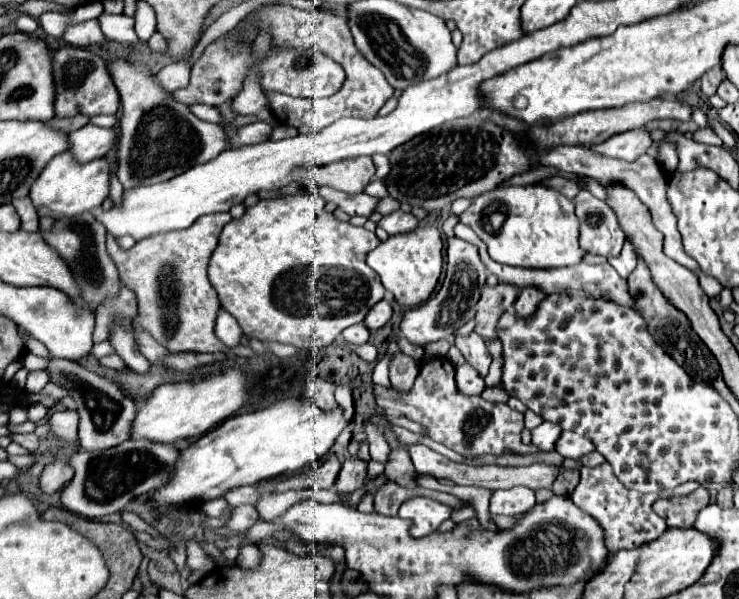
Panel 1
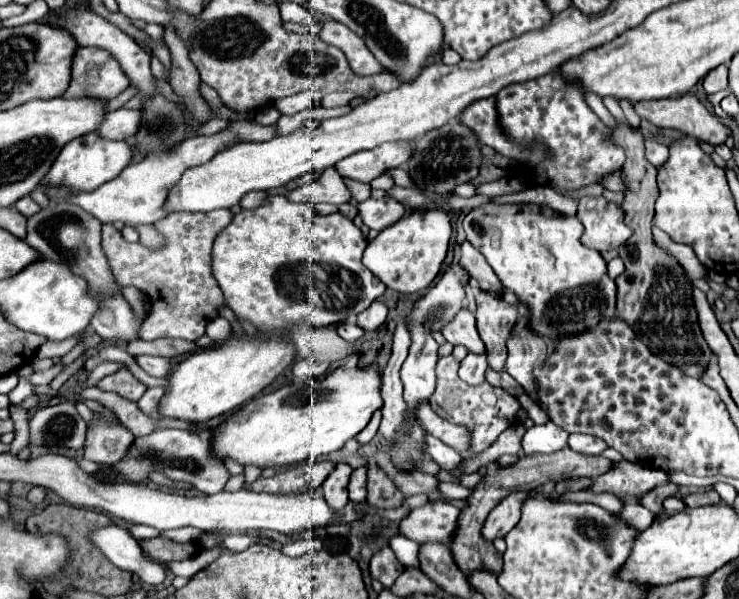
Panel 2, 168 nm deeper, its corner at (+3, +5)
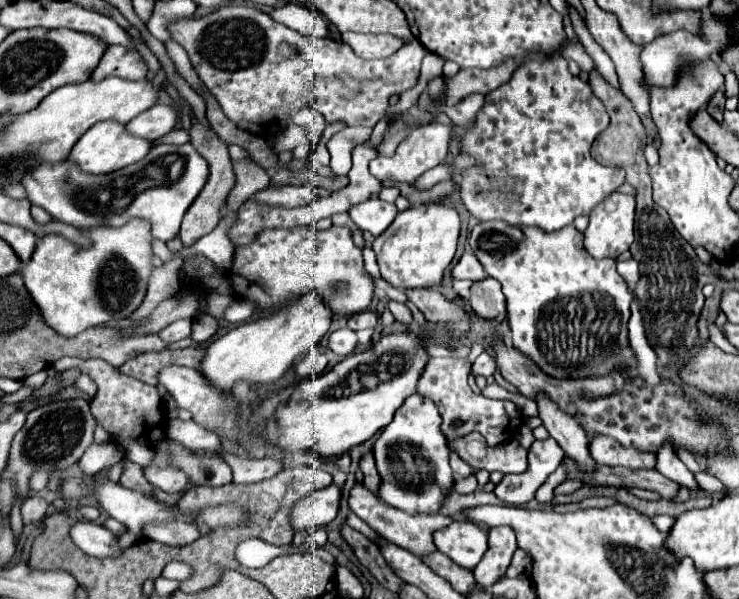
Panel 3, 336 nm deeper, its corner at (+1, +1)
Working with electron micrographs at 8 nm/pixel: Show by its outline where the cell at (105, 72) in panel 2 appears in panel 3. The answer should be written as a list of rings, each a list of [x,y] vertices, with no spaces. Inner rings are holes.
[[[113,45],[103,53],[97,69],[91,73],[91,81],[103,81],[107,77],[121,77],[125,81],[143,81],[147,65],[137,51]]]

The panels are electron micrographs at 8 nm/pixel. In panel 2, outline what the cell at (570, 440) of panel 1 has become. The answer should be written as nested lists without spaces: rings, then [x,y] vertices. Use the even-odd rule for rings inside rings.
[[[571,435],[569,437],[569,447],[577,453],[585,453],[585,455],[601,455],[607,445],[605,441],[593,437],[593,435]]]

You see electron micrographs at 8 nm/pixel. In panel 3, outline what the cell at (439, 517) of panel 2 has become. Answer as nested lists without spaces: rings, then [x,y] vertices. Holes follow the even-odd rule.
[[[453,521],[433,533],[435,547],[461,567],[473,569],[487,551],[487,533],[469,521]]]

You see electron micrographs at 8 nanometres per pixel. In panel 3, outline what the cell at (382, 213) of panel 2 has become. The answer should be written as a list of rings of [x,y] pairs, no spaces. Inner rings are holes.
[[[379,197],[367,199],[367,201],[363,201],[359,205],[353,205],[349,209],[349,217],[353,219],[353,223],[359,229],[369,231],[373,237],[381,235],[393,223],[393,219],[397,217],[397,213],[399,211],[397,211],[395,203],[381,201]]]

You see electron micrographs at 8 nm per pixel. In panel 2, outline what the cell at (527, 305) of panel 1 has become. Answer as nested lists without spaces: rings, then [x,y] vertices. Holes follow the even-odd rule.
[[[521,309],[521,321],[515,327],[515,337],[509,339],[509,357],[507,357],[507,373],[521,383],[521,387],[525,389],[525,393],[543,409],[545,405],[541,405],[541,401],[537,401],[537,381],[533,377],[533,371],[537,367],[541,367],[545,363],[547,357],[547,343],[537,335],[531,333],[531,329],[527,329],[527,319],[529,313],[527,309]]]

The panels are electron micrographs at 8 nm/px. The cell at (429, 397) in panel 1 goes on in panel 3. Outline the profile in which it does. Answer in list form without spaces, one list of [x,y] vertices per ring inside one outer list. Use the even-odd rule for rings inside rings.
[[[431,357],[421,379],[419,379],[419,393],[427,393],[435,405],[439,407],[439,413],[443,417],[441,431],[447,439],[461,437],[465,433],[479,431],[489,447],[495,447],[509,439],[517,427],[521,425],[521,413],[511,401],[499,401],[499,399],[487,399],[481,393],[475,393],[469,385],[469,359],[457,359],[457,357]]]

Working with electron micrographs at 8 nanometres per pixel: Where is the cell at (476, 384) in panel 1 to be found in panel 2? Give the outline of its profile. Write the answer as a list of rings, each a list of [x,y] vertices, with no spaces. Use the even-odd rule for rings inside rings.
[[[469,353],[463,361],[461,361],[461,369],[459,369],[459,377],[469,383],[469,385],[479,385],[485,381],[485,371],[487,371],[487,357],[483,355],[473,355]]]

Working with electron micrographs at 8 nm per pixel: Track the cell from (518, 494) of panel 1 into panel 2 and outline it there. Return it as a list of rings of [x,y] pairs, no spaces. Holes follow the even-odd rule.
[[[523,491],[519,493],[511,493],[509,497],[505,497],[497,509],[493,509],[487,519],[485,519],[485,525],[481,529],[481,535],[493,543],[495,539],[503,539],[505,533],[509,533],[509,529],[513,529],[519,521],[519,515],[521,515],[521,503],[527,499],[527,495]]]

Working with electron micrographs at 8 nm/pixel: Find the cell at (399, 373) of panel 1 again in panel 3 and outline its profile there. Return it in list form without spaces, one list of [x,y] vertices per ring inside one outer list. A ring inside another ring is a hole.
[[[469,433],[461,439],[449,441],[447,445],[473,469],[485,469],[489,473],[523,473],[523,469],[527,469],[527,451],[519,445],[517,439],[509,439],[497,447],[487,447],[479,433]]]

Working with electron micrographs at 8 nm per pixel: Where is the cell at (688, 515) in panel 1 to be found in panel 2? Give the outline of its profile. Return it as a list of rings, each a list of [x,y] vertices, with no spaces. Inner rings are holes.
[[[673,483],[657,485],[657,487],[653,487],[651,491],[643,493],[643,495],[639,497],[639,503],[641,503],[645,509],[649,509],[651,513],[657,515],[657,513],[663,511],[663,499],[669,497],[669,495],[675,495],[677,491],[679,491],[679,487],[673,485]]]

